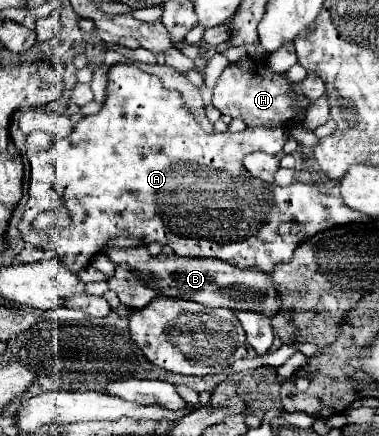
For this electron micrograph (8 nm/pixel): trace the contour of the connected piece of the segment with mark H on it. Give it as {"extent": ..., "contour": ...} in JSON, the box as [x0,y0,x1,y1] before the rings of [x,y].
{"extent":[213,60,295,126],"contour":[[[239,60],[235,64],[229,64],[221,72],[213,90],[213,106],[221,114],[241,118],[247,126],[287,126],[291,120],[295,120],[291,102],[293,94],[285,76],[271,72],[265,64],[255,60]]]}

